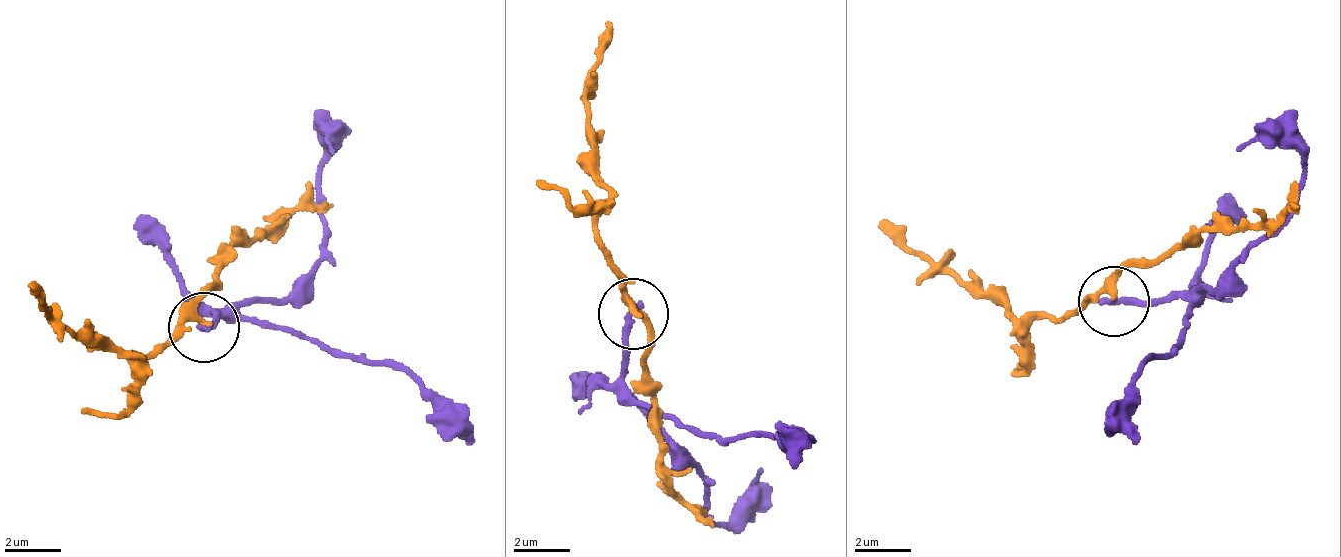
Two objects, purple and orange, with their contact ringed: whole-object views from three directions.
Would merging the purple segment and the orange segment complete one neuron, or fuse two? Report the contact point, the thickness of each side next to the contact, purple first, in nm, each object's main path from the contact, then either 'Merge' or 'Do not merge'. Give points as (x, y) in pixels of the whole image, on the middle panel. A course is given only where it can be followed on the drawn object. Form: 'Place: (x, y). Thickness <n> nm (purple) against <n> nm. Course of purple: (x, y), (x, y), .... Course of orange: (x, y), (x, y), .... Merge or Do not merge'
Place: (633, 313). Thickness 280 nm (purple) against 240 nm. Course of purple: (636, 312), (626, 402), (704, 478), (703, 515), (727, 525), (746, 489), (762, 470). Course of orange: (636, 312), (595, 235), (607, 186), (594, 163), (584, 83), (605, 23). Do not merge

